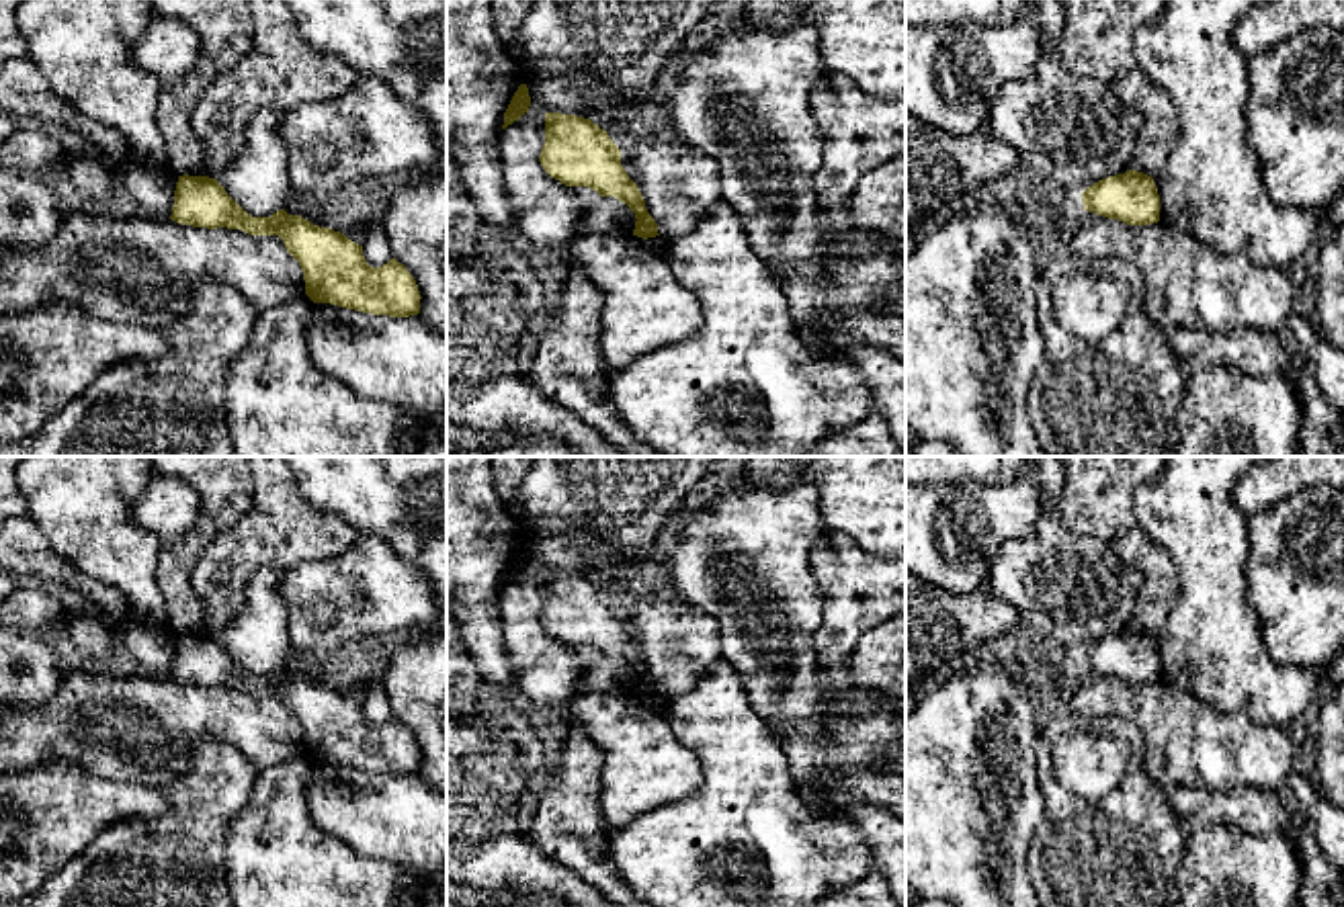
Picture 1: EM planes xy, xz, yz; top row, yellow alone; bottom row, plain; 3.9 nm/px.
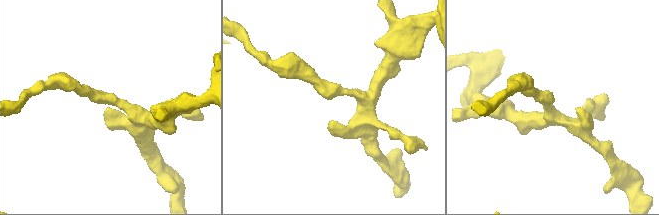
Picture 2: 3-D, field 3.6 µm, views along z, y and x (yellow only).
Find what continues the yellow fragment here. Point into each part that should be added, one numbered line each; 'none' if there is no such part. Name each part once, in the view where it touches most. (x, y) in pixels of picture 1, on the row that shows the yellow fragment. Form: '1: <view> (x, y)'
none

